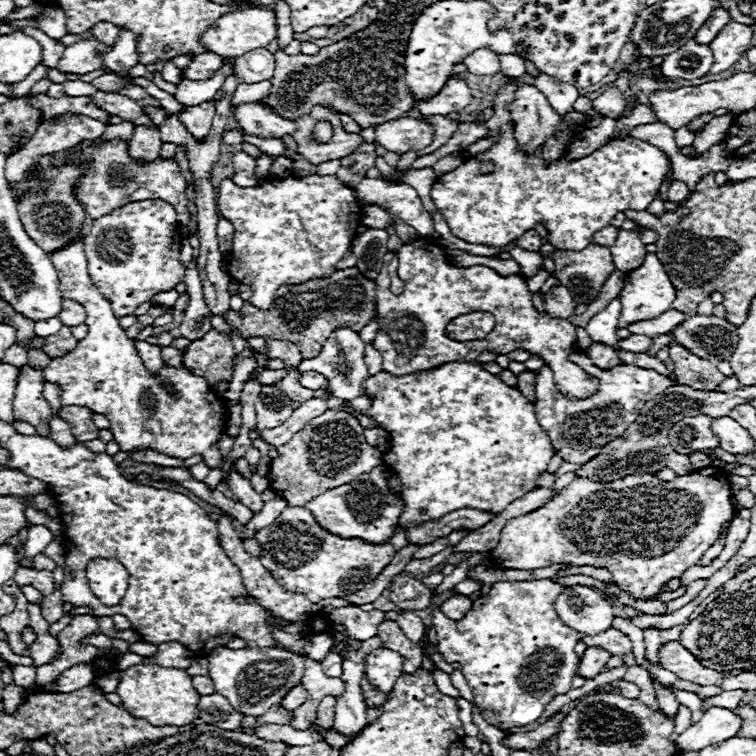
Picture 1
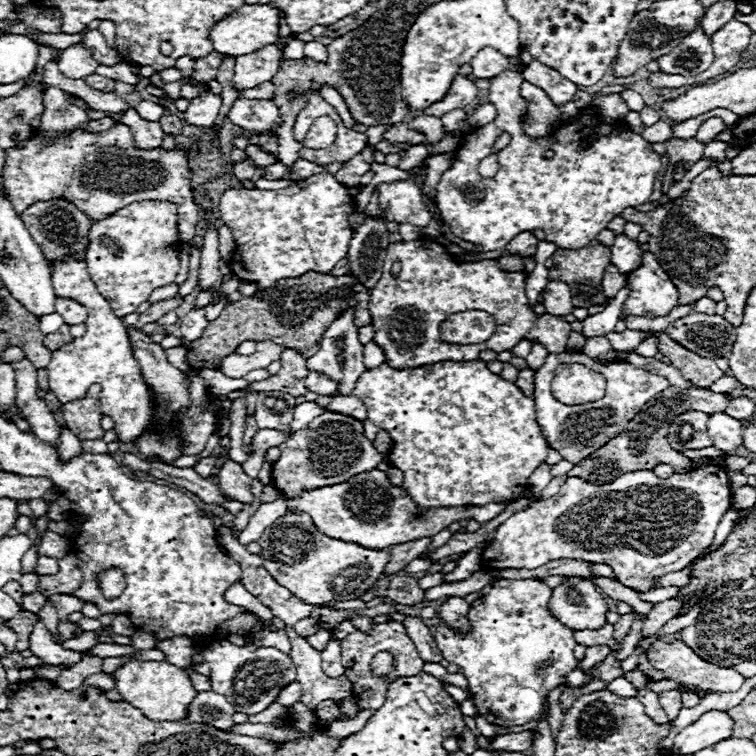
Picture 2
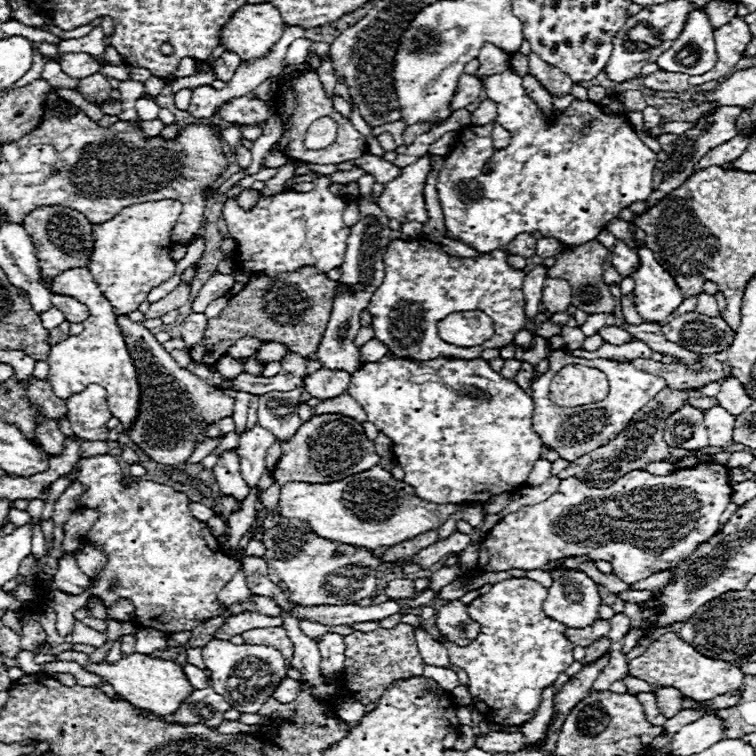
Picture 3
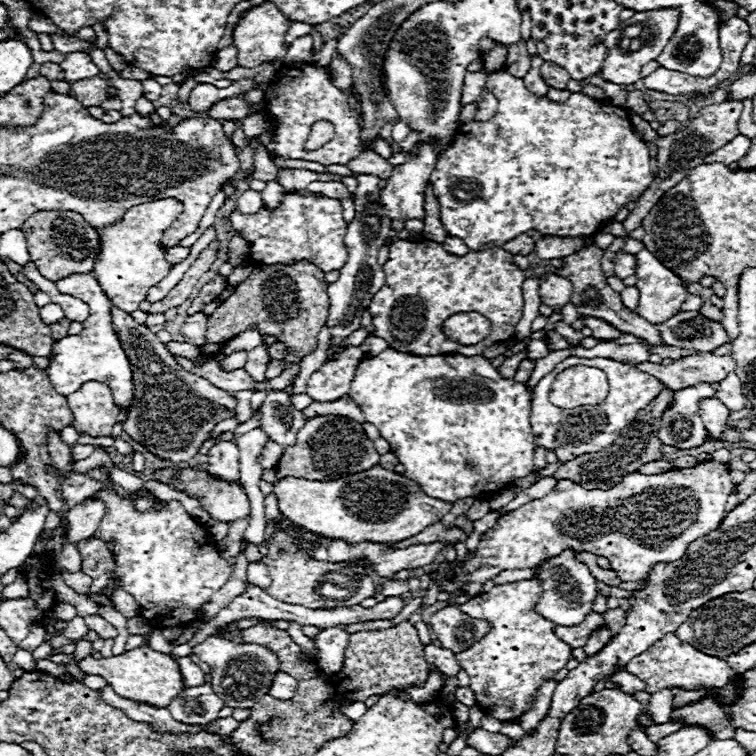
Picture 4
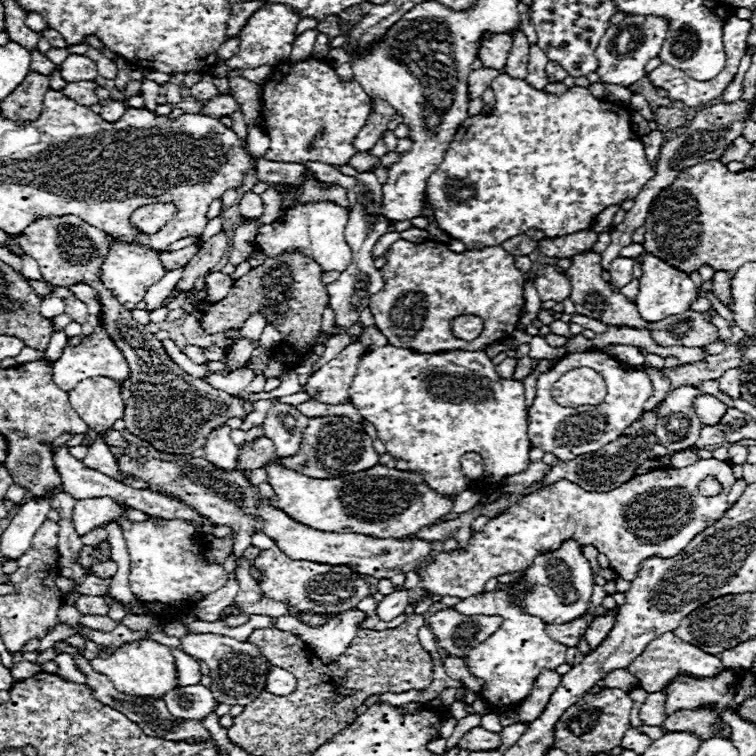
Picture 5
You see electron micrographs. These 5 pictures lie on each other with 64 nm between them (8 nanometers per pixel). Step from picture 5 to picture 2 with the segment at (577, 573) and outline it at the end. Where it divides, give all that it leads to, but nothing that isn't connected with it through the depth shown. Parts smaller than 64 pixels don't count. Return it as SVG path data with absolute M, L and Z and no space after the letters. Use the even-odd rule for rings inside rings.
M570 576L564 584L552 590L548 610L572 630L598 630L606 622L604 614L608 606L594 582Z

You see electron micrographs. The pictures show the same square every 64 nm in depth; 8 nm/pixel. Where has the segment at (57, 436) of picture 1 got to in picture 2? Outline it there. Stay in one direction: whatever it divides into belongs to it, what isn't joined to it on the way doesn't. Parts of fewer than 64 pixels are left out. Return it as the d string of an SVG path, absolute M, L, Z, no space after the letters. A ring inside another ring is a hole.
M66 427L60 428L58 452L63 462L82 452L81 441Z

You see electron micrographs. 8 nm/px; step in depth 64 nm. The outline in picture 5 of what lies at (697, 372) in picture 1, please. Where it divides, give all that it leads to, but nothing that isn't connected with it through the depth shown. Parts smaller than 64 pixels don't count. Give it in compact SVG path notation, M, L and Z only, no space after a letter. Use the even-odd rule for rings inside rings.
M584 252L584 254L572 256L572 266L570 266L568 270L564 270L564 276L572 282L570 300L574 302L578 314L584 314L584 316L588 316L588 318L600 320L600 322L604 322L604 324L608 324L608 326L610 326L610 324L614 324L614 326L626 324L626 326L636 326L636 328L648 326L648 324L640 318L636 306L634 306L626 296L622 296L622 294L610 290L610 284L602 278L600 254Z

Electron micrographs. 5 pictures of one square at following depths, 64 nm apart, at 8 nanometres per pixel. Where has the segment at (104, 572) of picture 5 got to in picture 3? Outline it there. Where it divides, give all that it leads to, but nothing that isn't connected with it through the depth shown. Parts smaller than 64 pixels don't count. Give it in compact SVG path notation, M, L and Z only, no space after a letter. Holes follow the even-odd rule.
M82 544L76 550L76 560L78 560L82 572L86 572L92 578L106 566L106 554L102 550L94 548L92 544Z

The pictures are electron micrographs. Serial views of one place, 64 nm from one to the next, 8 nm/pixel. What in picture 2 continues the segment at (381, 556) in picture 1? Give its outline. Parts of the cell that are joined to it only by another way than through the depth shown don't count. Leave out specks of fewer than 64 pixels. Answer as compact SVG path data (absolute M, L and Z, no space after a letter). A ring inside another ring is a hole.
M304 512L284 514L264 530L258 542L266 552L282 554L294 560L294 562L286 562L290 566L272 566L270 574L276 580L284 580L280 582L280 586L288 588L292 596L312 606L326 604L330 600L344 602L344 600L360 598L366 590L370 590L380 580L380 574L384 572L384 566L390 560L388 550L370 550L352 542L342 542L320 534L312 524L312 518Z

